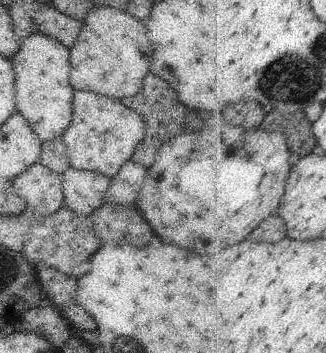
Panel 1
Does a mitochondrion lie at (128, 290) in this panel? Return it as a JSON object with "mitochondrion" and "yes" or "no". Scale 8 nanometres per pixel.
{"mitochondrion":"no"}

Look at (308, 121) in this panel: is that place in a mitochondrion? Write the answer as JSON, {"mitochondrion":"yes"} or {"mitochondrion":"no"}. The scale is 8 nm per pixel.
{"mitochondrion":"yes"}

